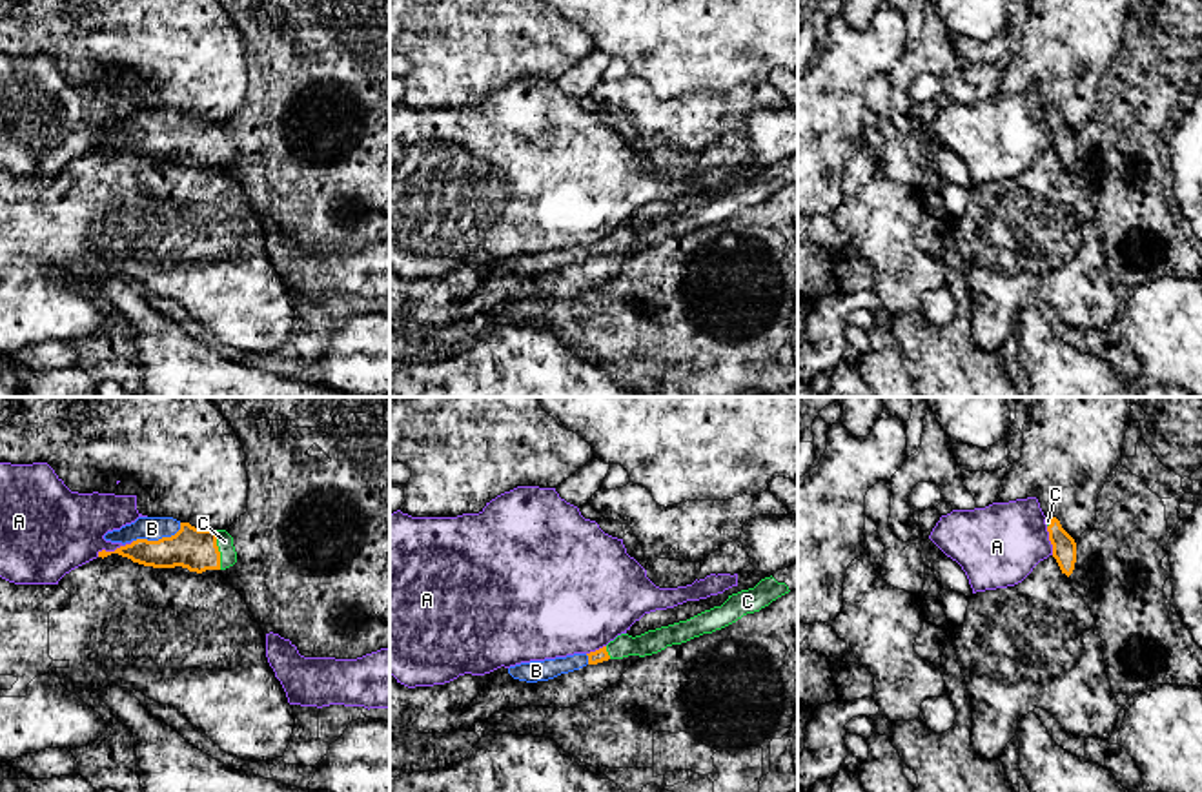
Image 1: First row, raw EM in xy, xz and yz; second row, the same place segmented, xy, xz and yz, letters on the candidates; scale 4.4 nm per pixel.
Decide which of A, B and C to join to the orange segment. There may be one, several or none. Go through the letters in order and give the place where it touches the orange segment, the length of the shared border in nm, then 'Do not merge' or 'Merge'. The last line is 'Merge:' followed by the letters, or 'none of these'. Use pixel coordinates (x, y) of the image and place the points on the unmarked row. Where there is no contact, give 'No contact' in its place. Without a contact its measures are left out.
A: Touches orange at xy (117, 141). Shared border 180 nm. Do not merge
B: Touches orange at xy (159, 132). Shared border 240 nm. Merge
C: Touches orange at xy (217, 142). Shared border 180 nm. Merge
Merge: B, C

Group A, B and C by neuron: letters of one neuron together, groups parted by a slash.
A / B C

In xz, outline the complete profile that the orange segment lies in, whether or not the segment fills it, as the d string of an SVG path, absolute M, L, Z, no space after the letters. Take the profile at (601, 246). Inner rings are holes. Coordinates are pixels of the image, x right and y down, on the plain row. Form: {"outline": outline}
{"outline": "M798 157L778 162L774 168L761 171L754 180L732 186L721 198L705 202L687 213L648 222L636 229L621 226L606 239L590 246L574 246L566 249L521 255L510 259L508 266L519 273L537 275L608 251L623 251L628 248L652 248L665 242L667 239L681 237L703 226L721 222L747 206L759 204L778 189L794 182L798 182Z"}

